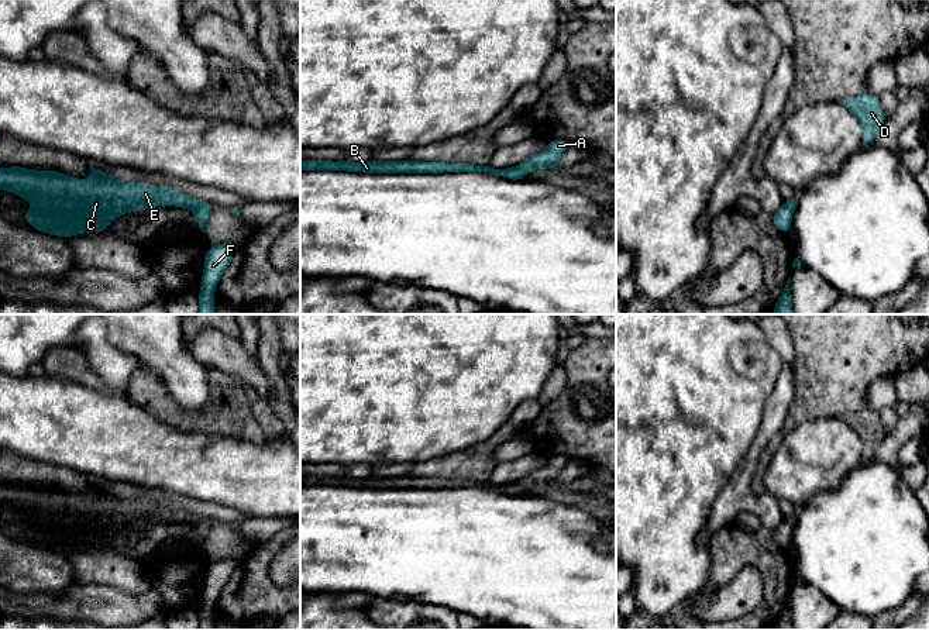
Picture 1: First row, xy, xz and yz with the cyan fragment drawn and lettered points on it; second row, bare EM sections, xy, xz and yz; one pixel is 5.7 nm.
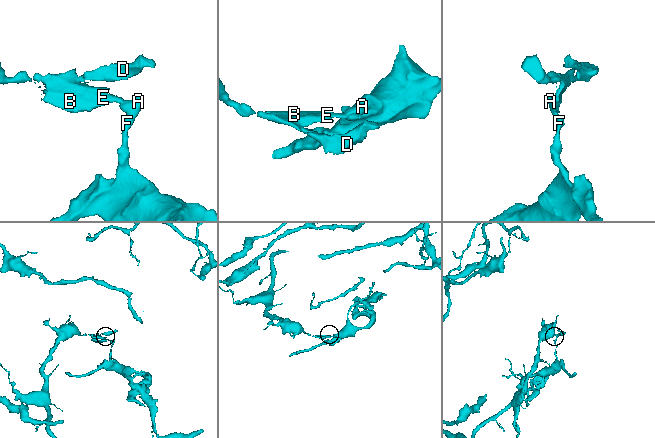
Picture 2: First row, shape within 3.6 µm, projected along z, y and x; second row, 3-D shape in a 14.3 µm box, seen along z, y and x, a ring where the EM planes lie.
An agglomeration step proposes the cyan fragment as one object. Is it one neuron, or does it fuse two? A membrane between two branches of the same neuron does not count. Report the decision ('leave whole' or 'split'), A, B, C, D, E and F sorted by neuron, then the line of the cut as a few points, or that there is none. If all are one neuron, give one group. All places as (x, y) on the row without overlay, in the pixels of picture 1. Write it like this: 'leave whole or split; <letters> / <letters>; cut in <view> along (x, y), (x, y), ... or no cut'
split; A F / B C D E; cut in xy along (205, 519), (195, 527)

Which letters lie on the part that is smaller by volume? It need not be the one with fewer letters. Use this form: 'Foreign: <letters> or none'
Foreign: A, F

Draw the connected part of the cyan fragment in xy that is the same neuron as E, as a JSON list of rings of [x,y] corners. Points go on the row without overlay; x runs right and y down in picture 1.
[[[92,479],[90,493],[87,496],[70,493],[69,490],[62,490],[58,486],[39,488],[37,485],[23,485],[20,482],[6,485],[0,483],[0,505],[10,506],[32,519],[32,524],[24,529],[25,537],[28,537],[32,544],[47,550],[61,551],[63,554],[79,548],[101,548],[116,533],[125,530],[127,527],[141,527],[154,521],[178,521],[196,527],[204,520],[204,517],[199,514],[180,507],[169,506],[164,502],[154,502],[144,498],[120,498],[103,486],[93,483]]]

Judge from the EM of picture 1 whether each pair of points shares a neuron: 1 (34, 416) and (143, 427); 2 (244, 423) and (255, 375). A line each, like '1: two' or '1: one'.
1: one
2: two

